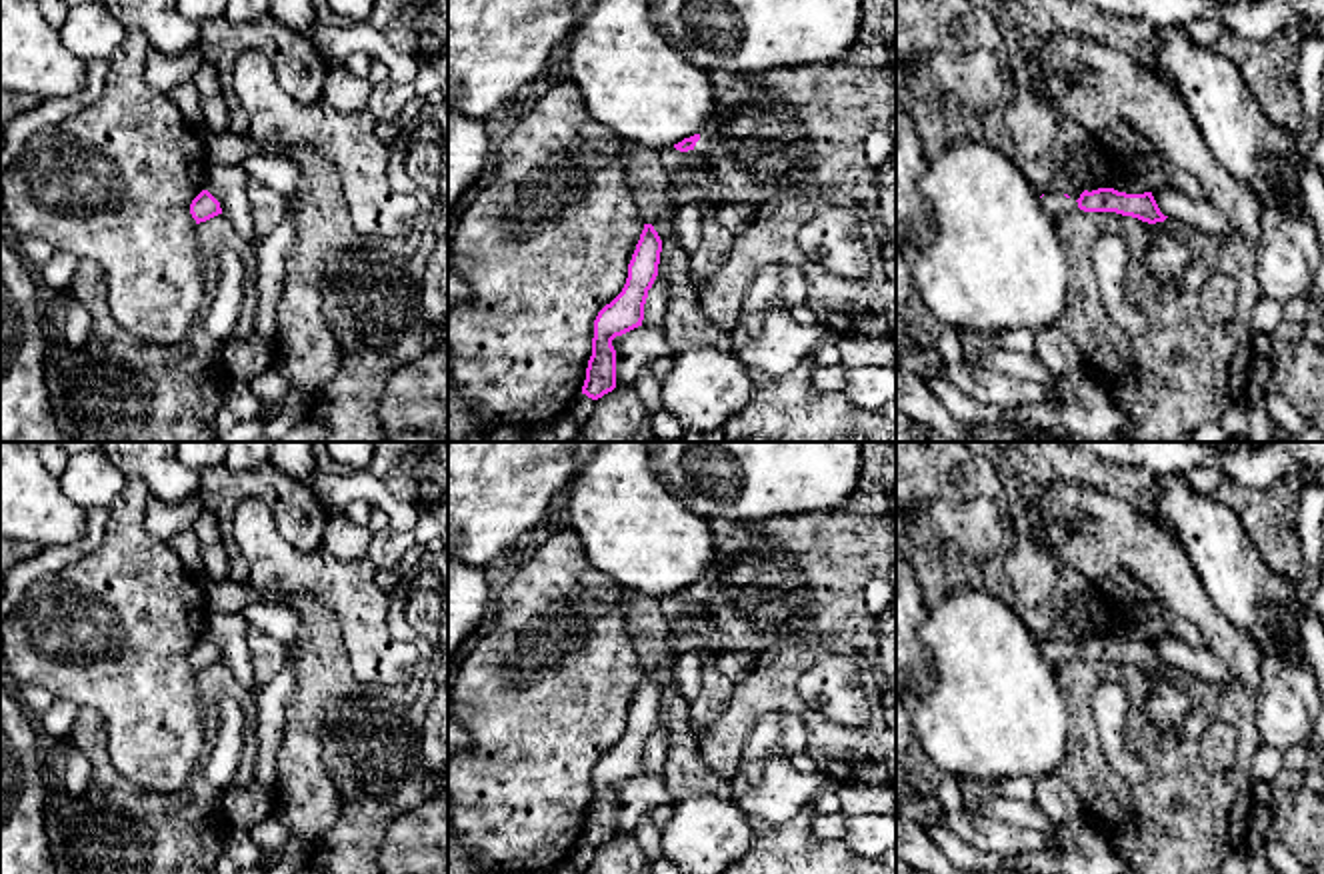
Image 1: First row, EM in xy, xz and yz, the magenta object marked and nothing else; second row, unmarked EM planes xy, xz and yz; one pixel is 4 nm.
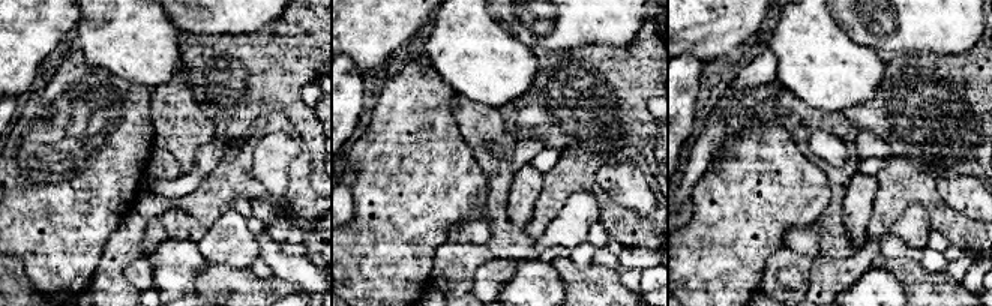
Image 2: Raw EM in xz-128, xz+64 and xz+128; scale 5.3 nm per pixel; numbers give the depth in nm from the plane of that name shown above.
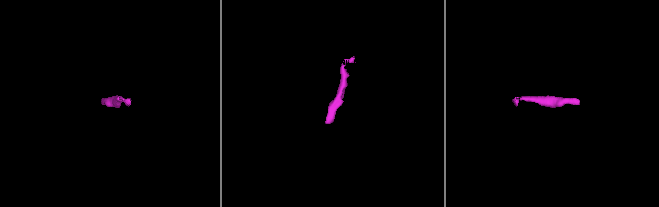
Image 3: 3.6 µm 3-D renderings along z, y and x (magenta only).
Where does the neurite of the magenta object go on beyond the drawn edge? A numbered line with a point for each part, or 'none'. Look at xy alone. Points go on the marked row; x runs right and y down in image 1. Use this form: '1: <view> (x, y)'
none

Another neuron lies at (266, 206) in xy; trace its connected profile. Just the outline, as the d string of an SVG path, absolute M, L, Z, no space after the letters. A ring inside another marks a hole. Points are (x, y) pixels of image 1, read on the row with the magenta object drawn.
M252 180L246 184L246 194L254 218L256 240L260 242L280 224L286 210L286 198Z

